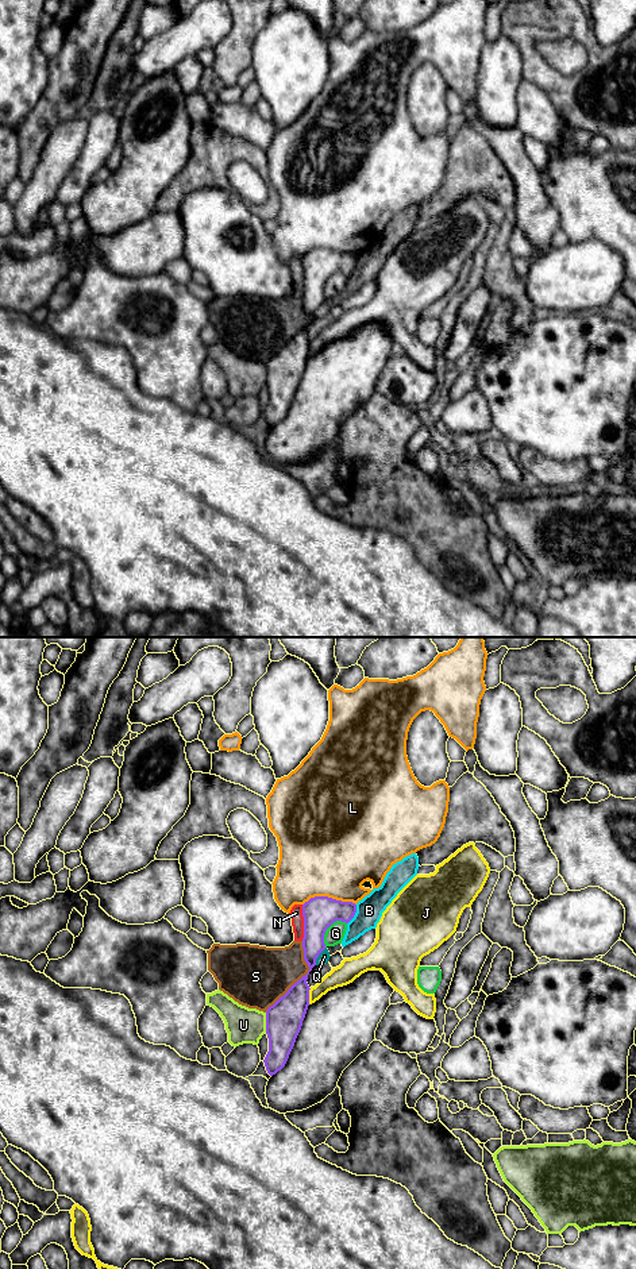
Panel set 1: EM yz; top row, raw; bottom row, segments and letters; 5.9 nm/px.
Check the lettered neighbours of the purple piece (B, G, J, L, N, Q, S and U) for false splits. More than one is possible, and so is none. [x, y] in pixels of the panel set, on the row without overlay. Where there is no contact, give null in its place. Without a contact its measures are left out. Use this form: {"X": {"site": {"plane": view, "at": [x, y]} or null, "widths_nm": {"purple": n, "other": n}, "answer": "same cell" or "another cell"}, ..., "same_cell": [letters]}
{"B": {"site": {"plane": "yz", "at": [354, 266]}, "widths_nm": {"purple": 200, "other": 160}, "answer": "another cell"}, "G": {"site": {"plane": "yz", "at": [327, 280]}, "widths_nm": {"purple": 200, "other": 110}, "answer": "another cell"}, "J": {"site": {"plane": "yz", "at": [308, 348]}, "widths_nm": {"purple": 220, "other": 120}, "answer": "another cell"}, "L": {"site": {"plane": "yz", "at": [328, 250]}, "widths_nm": {"purple": 200, "other": 480}, "answer": "another cell"}, "N": {"site": {"plane": "yz", "at": [304, 274]}, "widths_nm": {"purple": 200, "other": 80}, "answer": "another cell"}, "Q": {"site": {"plane": "yz", "at": [318, 308]}, "widths_nm": {"purple": 190, "other": 70}, "answer": "another cell"}, "S": {"site": {"plane": "yz", "at": [303, 328]}, "widths_nm": {"purple": 200, "other": 340}, "answer": "another cell"}, "U": {"site": {"plane": "yz", "at": [266, 374]}, "widths_nm": {"purple": 220, "other": 220}, "answer": "another cell"}, "same_cell": []}

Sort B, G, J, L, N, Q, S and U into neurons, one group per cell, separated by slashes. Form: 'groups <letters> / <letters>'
groups B N Q S / G / J / L / U

